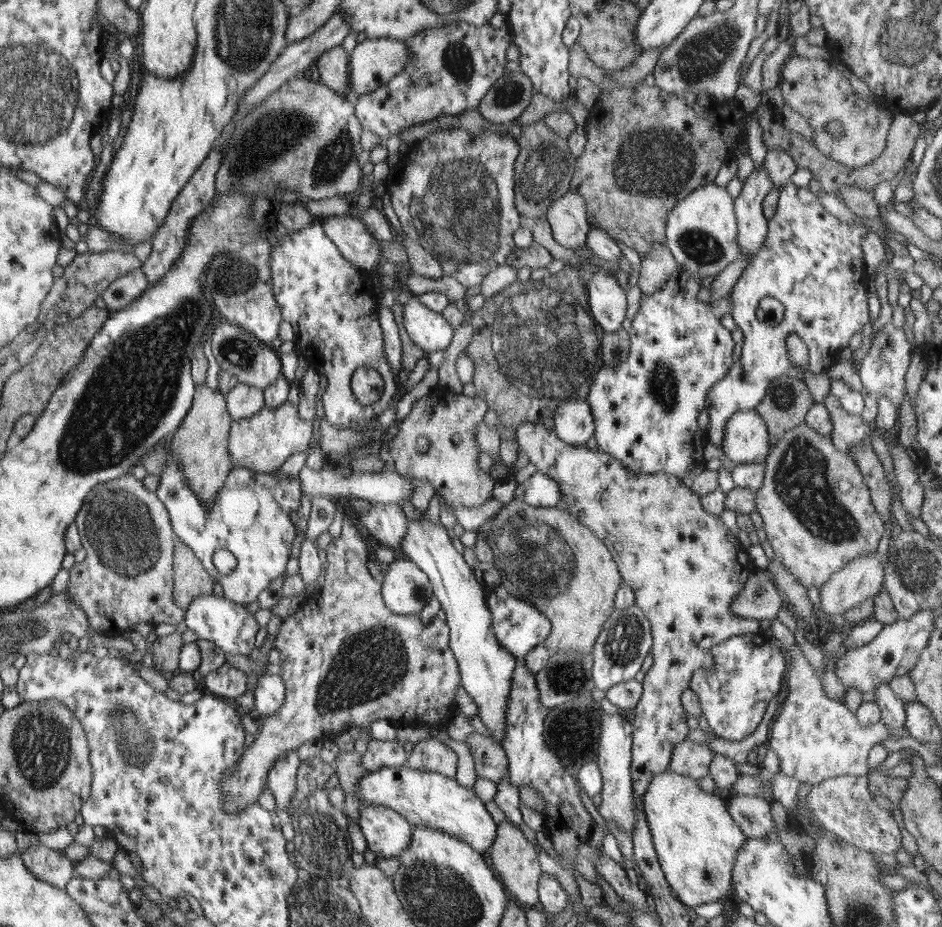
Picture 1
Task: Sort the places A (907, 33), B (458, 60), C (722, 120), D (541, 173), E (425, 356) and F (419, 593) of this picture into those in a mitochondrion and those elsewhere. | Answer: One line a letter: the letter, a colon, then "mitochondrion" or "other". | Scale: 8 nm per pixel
A: mitochondrion
B: mitochondrion
C: other
D: mitochondrion
E: other
F: mitochondrion

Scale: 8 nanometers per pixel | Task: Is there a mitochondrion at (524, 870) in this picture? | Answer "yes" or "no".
no

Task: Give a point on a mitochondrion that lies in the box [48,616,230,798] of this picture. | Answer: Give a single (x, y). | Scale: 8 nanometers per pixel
(130, 736)

